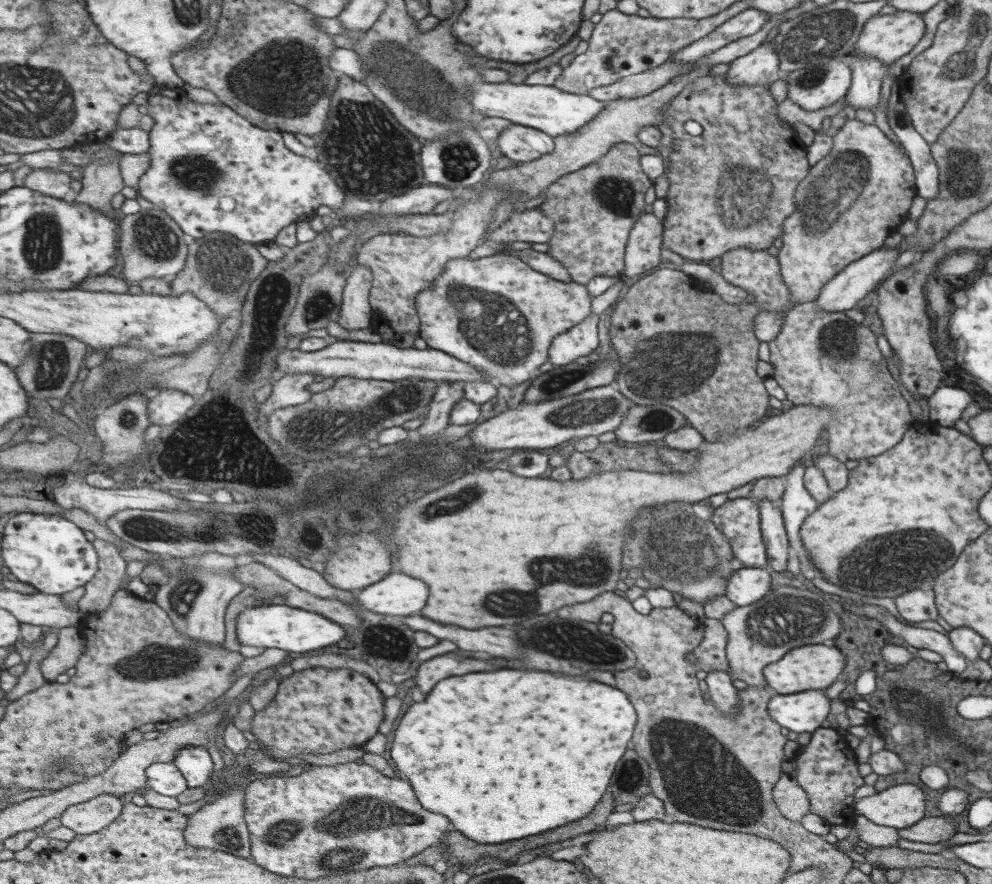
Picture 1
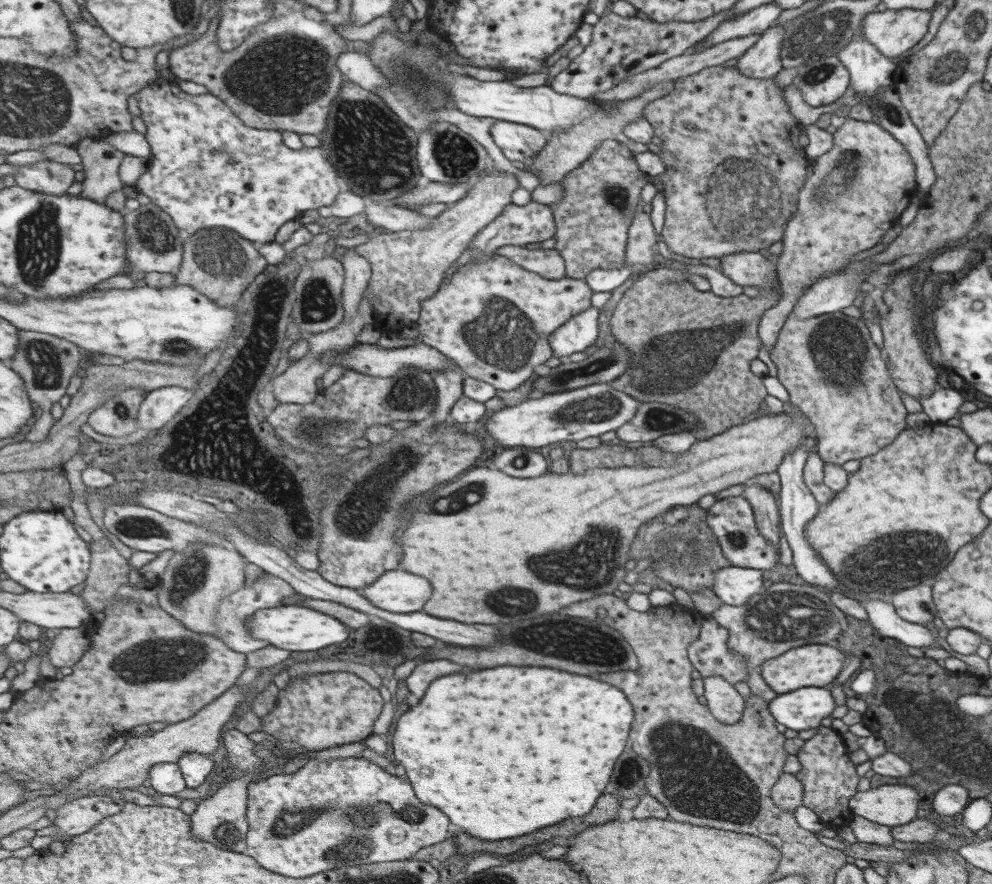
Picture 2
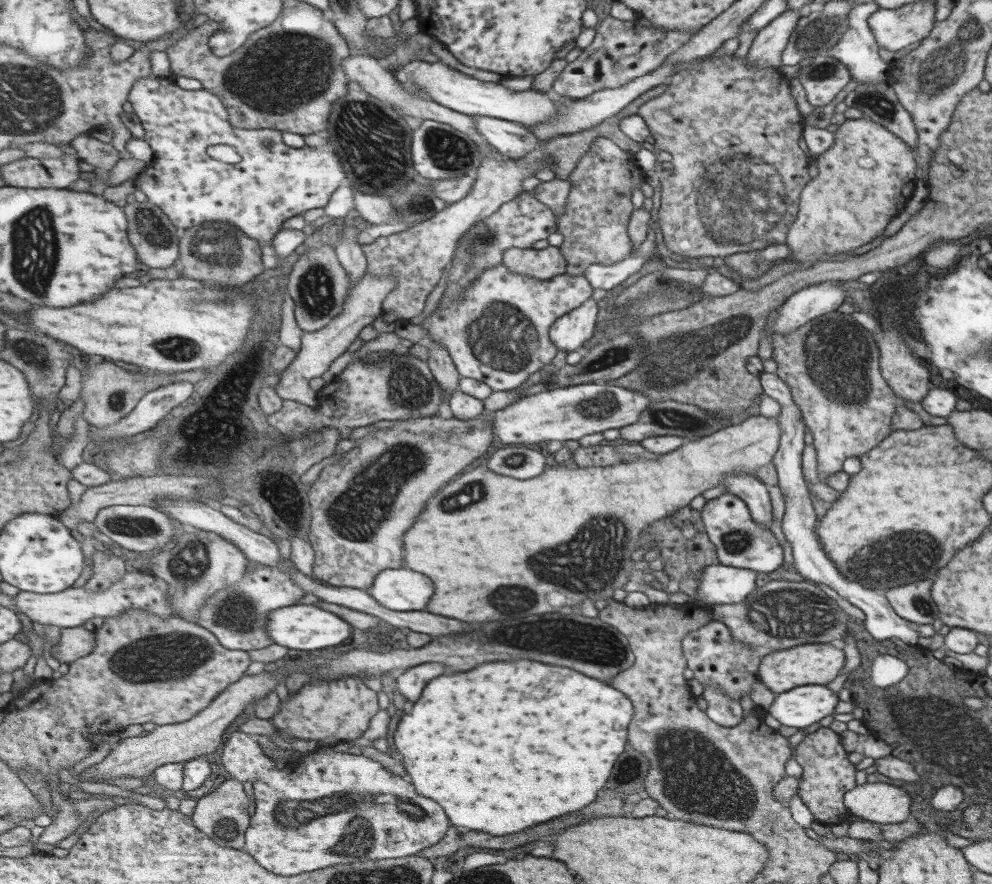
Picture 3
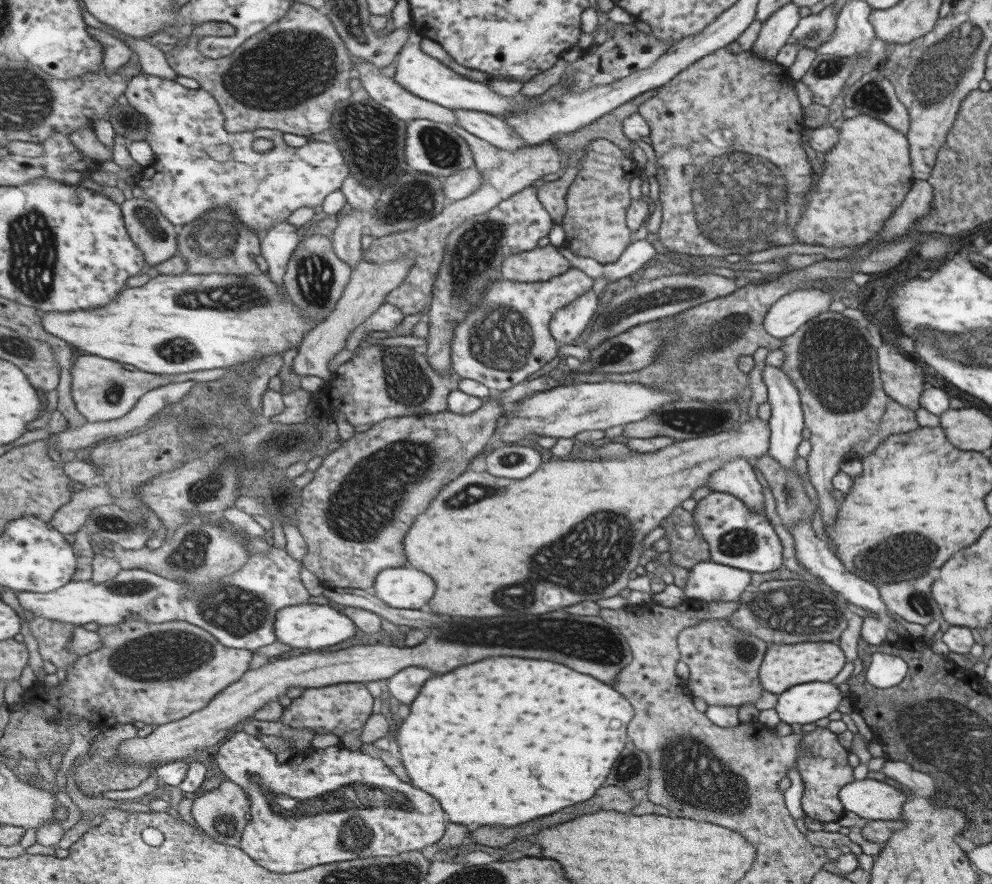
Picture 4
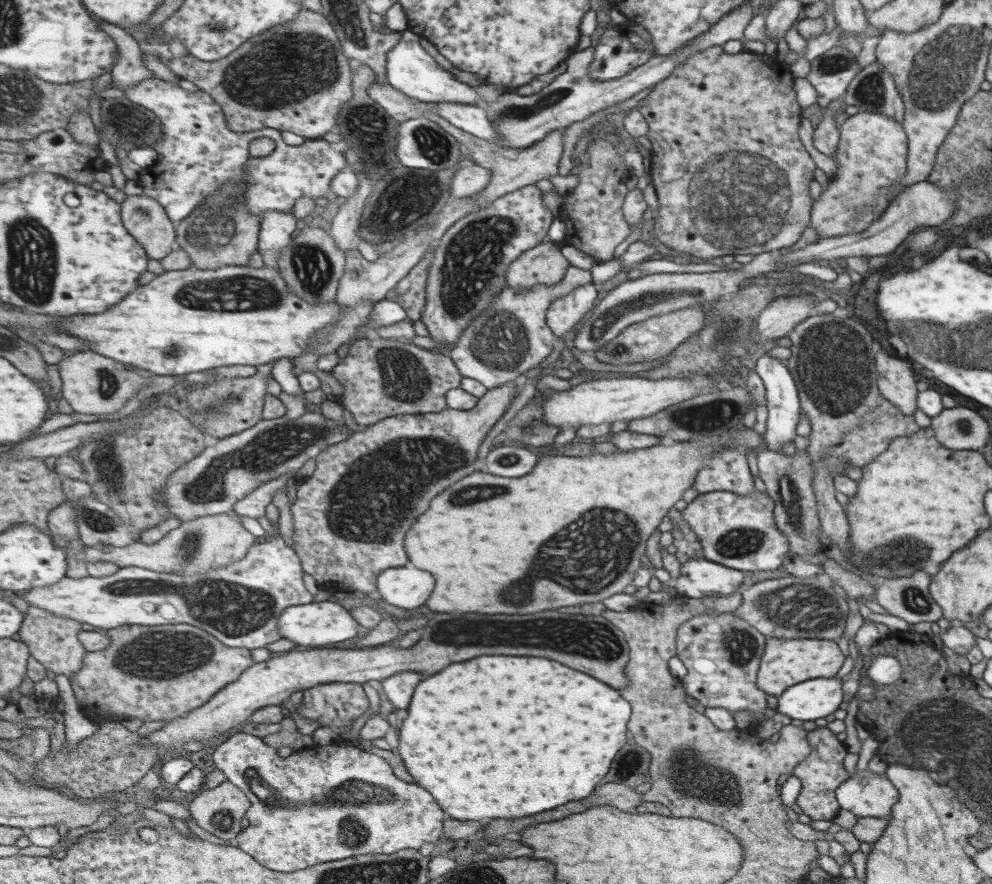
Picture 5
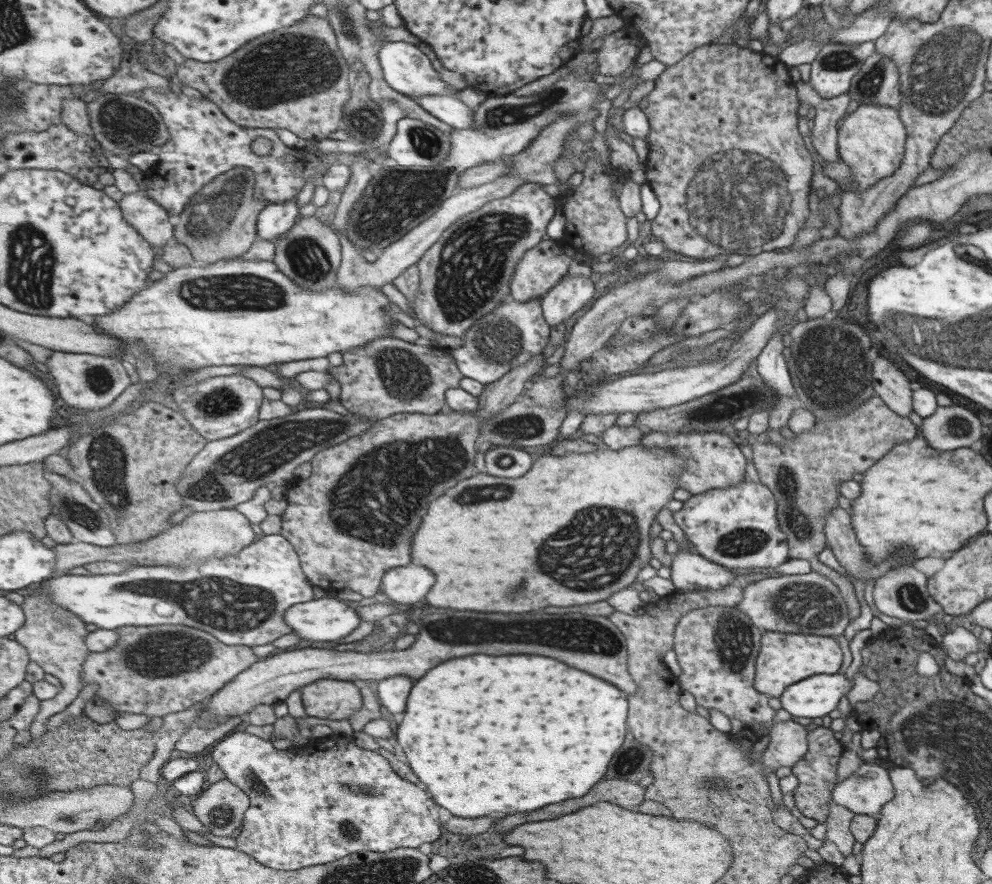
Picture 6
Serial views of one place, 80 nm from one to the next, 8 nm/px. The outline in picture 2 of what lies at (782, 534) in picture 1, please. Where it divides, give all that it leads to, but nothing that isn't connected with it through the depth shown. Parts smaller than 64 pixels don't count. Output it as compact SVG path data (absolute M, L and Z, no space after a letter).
M744 483L746 486L741 495L751 504L757 527L761 531L761 535L770 540L770 544L778 546L779 544L779 515L777 514L777 506L773 495L765 488L761 488L755 484Z

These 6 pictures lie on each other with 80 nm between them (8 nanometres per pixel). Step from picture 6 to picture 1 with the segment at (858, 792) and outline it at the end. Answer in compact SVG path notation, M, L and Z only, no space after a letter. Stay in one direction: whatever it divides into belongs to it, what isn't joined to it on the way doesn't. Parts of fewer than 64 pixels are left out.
M897 784L882 792L875 792L873 796L859 799L859 801L853 804L853 807L857 815L864 816L873 824L901 829L913 826L913 824L923 818L925 796L923 796L923 792L921 792L917 786L913 786L913 784Z

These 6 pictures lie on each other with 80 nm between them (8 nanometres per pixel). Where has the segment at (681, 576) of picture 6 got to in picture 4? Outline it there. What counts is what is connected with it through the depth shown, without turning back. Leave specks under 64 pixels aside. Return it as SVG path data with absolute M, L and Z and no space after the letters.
M711 560L694 564L681 588L688 599L705 602L738 600L749 585L749 573Z

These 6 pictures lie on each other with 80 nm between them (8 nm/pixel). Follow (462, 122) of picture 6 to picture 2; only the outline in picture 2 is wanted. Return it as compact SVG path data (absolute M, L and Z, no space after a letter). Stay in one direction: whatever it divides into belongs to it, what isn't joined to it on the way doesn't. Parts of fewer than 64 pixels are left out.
M496 120L491 125L490 138L495 149L507 160L519 162L544 150L548 134L525 125Z

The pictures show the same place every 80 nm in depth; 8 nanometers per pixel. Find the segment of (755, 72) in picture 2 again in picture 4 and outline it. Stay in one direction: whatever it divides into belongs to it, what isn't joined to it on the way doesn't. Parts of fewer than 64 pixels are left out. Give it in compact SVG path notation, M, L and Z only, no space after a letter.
M788 2L761 23L757 38L750 48L755 56L769 61L774 60L779 48L787 42L800 19L797 9L796 4Z

